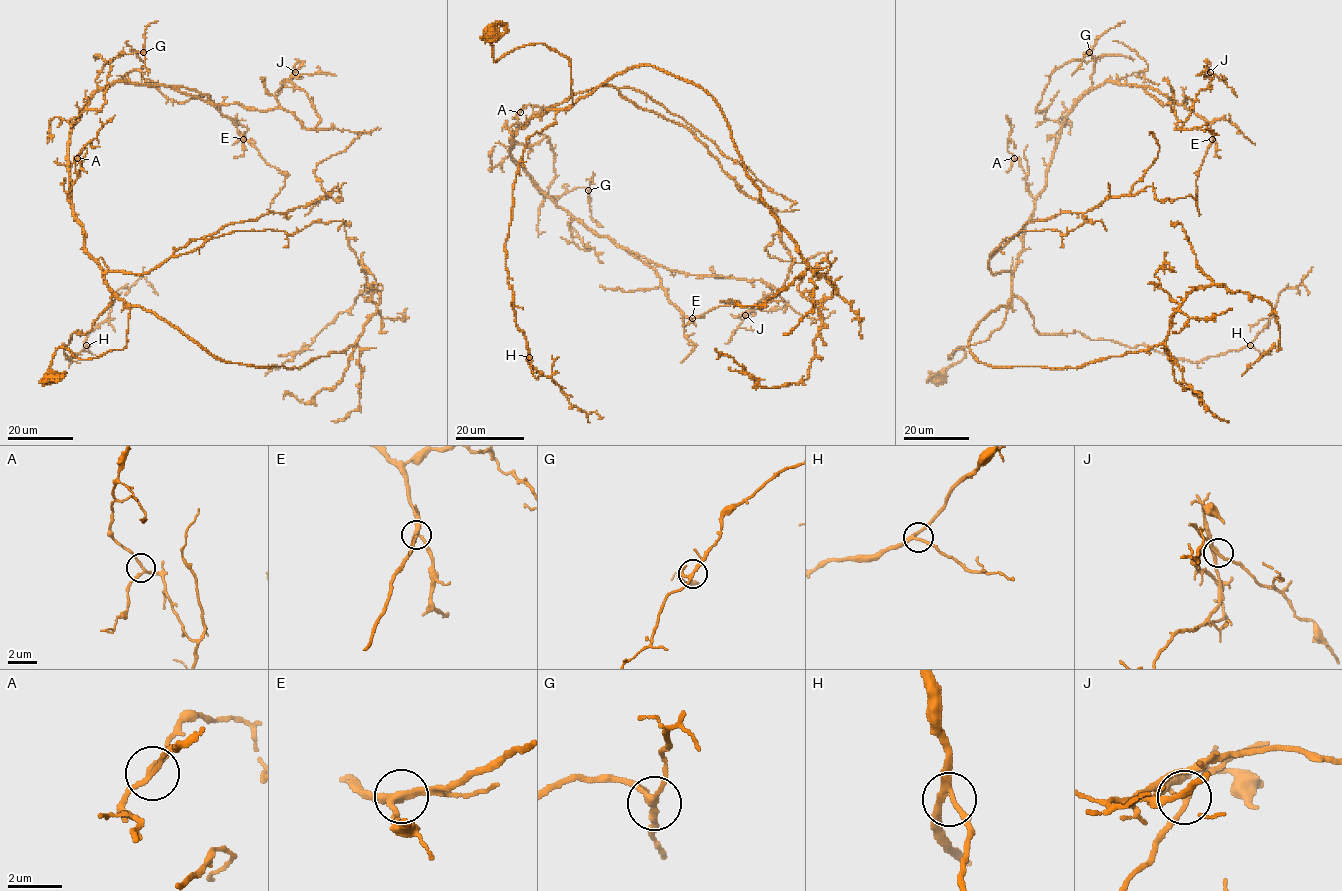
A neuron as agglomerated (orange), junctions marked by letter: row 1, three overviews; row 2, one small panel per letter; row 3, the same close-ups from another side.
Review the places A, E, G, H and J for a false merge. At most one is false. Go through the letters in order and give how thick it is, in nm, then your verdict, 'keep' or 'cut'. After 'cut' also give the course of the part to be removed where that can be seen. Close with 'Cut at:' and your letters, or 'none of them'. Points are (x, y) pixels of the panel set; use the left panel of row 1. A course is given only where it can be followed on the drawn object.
A: 160 nm thick; keep
E: 280 nm thick; keep
G: 200 nm thick; keep
H: 200 nm thick; keep
J: 170 nm thick; cut; foreign part runs (294, 72), (275, 97)
Cut at: J

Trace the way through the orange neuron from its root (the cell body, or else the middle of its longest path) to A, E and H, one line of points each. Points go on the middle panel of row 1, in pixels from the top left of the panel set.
A: (491, 37), (496, 61), (533, 44), (569, 59), (574, 104), (512, 133), (520, 112)
E: (491, 37), (496, 61), (543, 44), (570, 64), (574, 104), (534, 115), (511, 157), (692, 318)
H: (491, 37), (496, 61), (543, 44), (571, 70), (574, 104), (526, 140), (513, 189), (506, 267), (529, 357)

